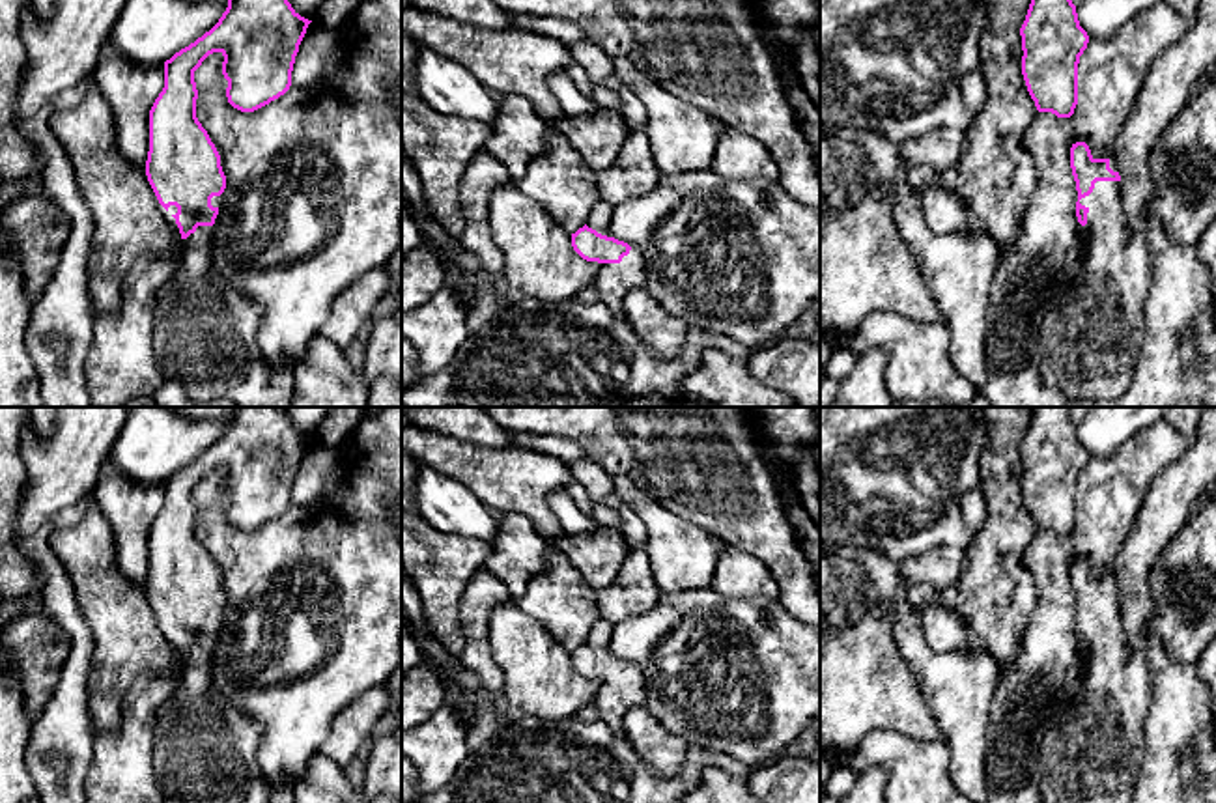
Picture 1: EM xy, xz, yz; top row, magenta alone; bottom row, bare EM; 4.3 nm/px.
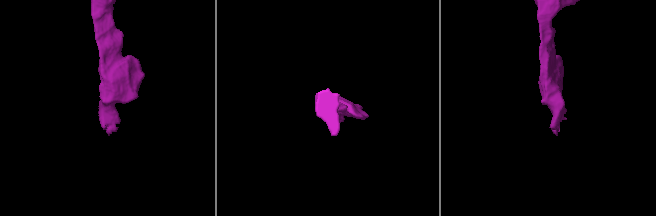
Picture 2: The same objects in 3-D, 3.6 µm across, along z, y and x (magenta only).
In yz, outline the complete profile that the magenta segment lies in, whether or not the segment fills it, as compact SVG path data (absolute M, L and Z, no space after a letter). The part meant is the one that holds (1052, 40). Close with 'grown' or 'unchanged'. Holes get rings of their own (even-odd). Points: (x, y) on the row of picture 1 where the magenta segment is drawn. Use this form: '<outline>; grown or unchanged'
M1031 0L1022 35L1022 75L1039 112L1070 118L1078 105L1078 63L1089 35L1072 0Z; unchanged

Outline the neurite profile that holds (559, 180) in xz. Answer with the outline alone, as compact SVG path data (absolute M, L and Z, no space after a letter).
M555 127L547 149L529 164L521 179L514 179L514 185L570 235L587 224L601 200L596 176Z

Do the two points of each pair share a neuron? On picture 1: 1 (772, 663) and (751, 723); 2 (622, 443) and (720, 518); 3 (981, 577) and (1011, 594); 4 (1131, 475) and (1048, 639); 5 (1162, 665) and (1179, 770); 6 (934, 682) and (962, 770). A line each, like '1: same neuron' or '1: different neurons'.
1: same neuron
2: same neuron
3: same neuron
4: same neuron
5: same neuron
6: same neuron

